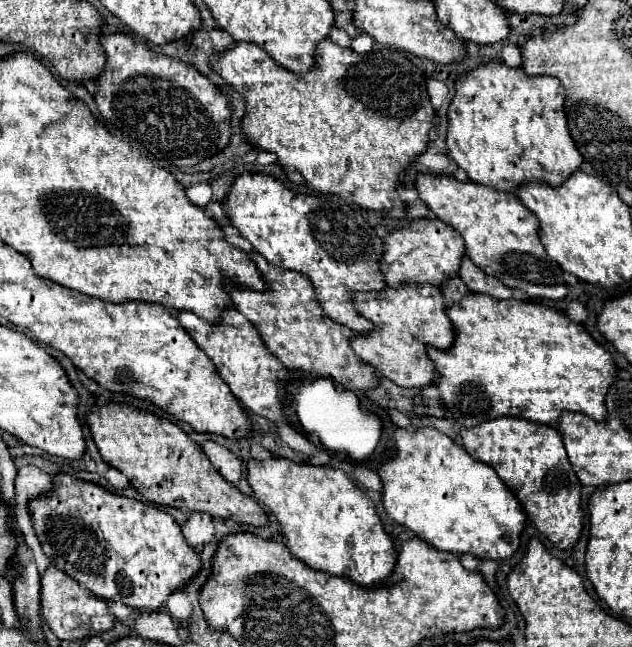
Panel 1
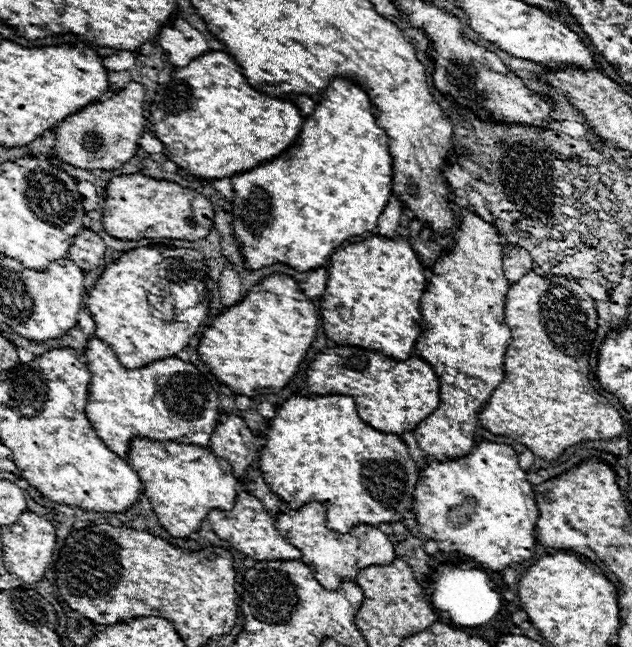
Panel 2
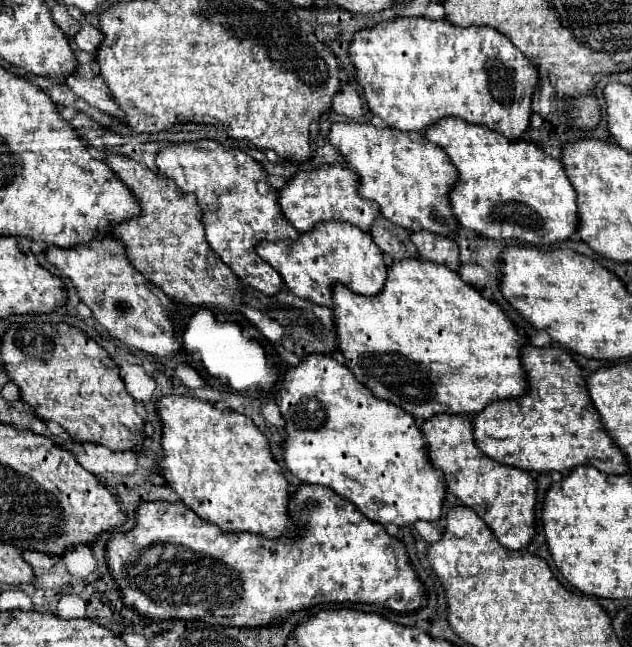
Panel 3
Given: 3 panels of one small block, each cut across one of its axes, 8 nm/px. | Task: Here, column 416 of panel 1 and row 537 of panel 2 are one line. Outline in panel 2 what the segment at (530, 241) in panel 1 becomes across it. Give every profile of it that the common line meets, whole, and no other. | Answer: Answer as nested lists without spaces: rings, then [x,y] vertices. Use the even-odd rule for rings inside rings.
[[[134,438],[130,442],[130,466],[142,478],[144,494],[160,524],[174,536],[188,540],[190,534],[200,530],[200,524],[210,510],[218,508],[230,512],[238,494],[238,480],[226,460],[212,454],[208,448],[176,442],[150,442]]]

